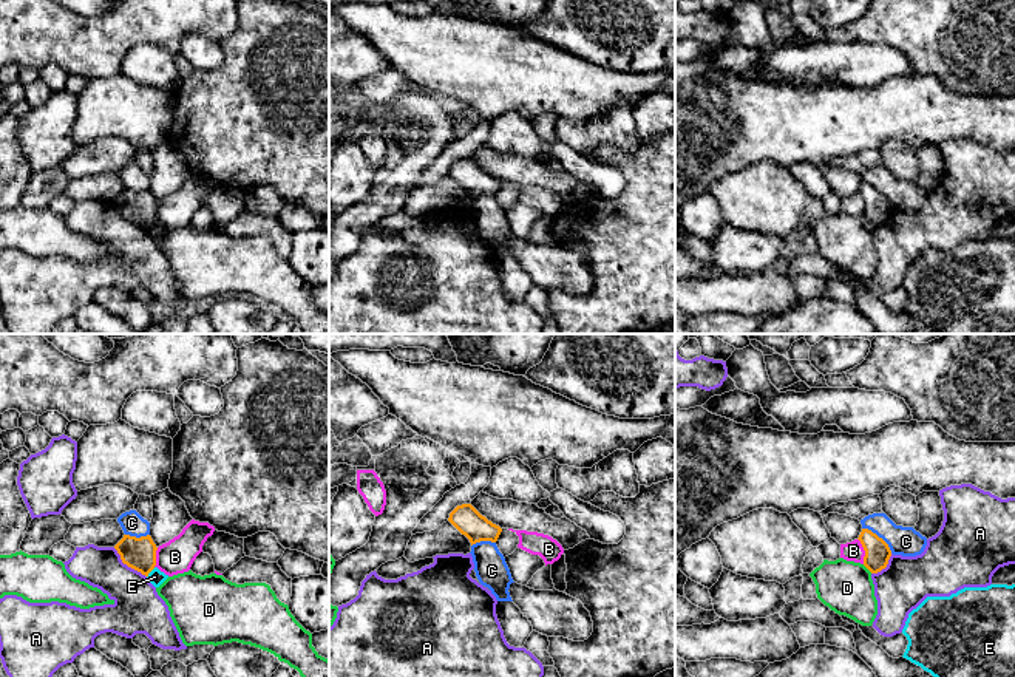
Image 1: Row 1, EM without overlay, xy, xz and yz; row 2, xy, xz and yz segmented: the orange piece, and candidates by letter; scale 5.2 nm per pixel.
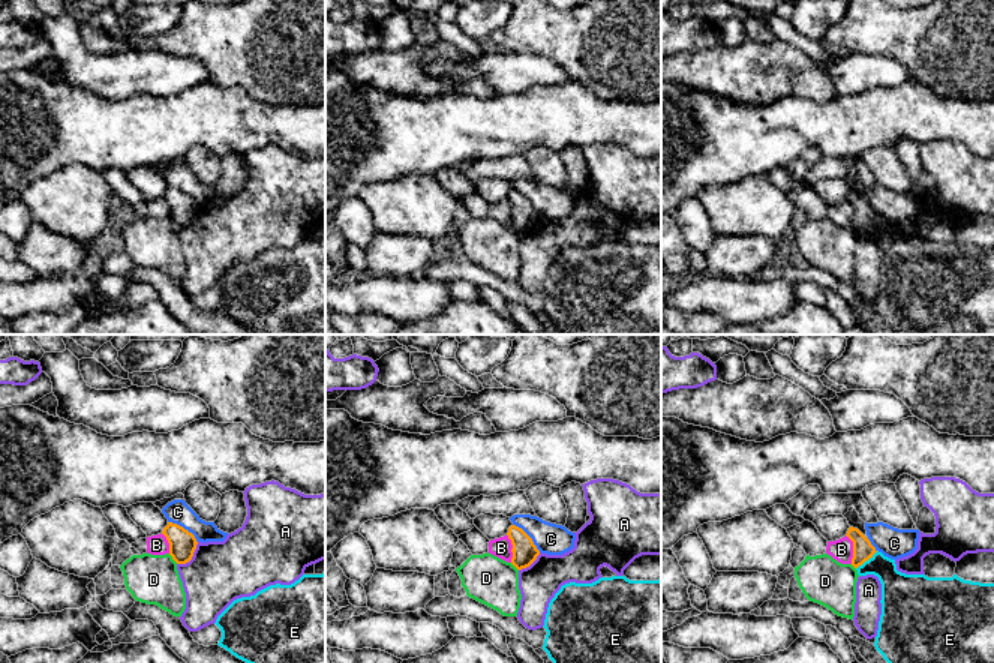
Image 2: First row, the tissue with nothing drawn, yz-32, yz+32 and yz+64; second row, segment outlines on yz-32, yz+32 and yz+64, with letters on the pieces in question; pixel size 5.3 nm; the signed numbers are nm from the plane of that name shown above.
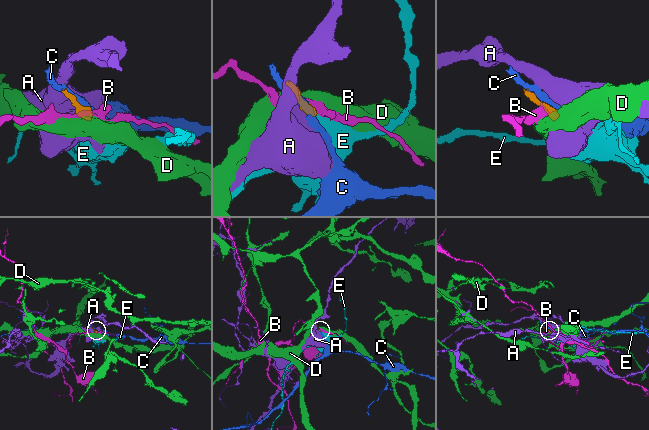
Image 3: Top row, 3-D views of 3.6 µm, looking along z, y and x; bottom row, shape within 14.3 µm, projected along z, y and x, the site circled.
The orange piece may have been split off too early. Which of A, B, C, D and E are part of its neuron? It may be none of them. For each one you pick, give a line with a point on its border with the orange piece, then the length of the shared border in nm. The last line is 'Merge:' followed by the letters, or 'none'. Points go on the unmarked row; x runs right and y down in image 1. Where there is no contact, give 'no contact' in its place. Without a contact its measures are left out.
E: xy (150, 224) | 70 nm
Merge: E

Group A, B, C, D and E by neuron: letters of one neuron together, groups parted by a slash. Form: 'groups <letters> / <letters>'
groups A / B / C / D / E

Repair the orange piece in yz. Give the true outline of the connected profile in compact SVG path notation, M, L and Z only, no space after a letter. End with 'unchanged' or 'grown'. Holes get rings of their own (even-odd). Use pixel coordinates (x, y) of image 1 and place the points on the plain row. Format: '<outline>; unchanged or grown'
M862 182L857 193L865 204L864 219L871 227L878 227L885 223L891 210L888 198L868 182Z; unchanged

